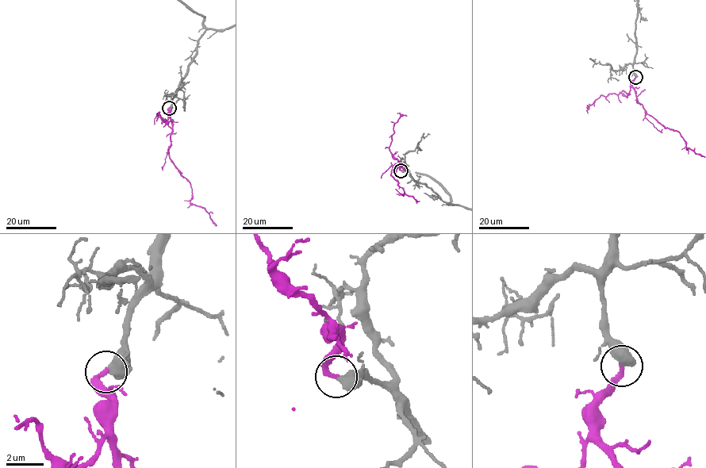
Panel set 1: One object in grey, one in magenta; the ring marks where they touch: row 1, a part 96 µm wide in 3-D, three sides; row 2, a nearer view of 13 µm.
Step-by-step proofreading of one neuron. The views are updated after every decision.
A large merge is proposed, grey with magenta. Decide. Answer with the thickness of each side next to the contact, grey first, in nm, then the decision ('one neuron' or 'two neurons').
500 nm thick on the grey side, 300 nm on the other; one neuron

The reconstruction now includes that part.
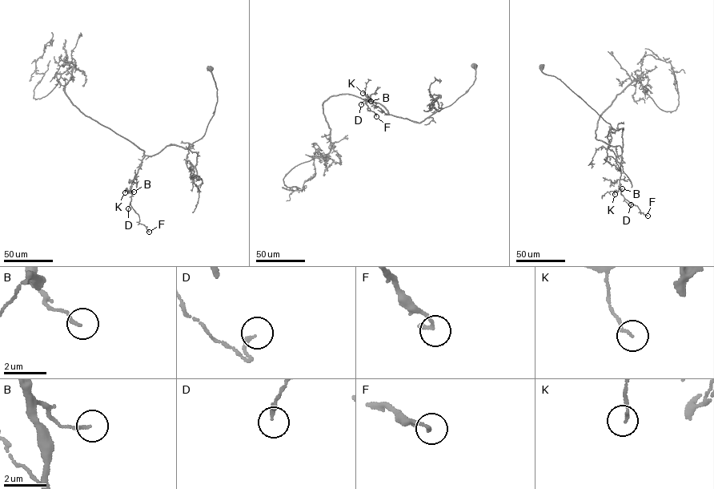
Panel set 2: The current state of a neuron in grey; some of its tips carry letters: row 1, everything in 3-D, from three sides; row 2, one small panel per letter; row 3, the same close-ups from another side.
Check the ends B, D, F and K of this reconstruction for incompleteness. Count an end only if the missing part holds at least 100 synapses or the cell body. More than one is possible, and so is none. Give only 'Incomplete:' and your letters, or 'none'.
Incomplete: none

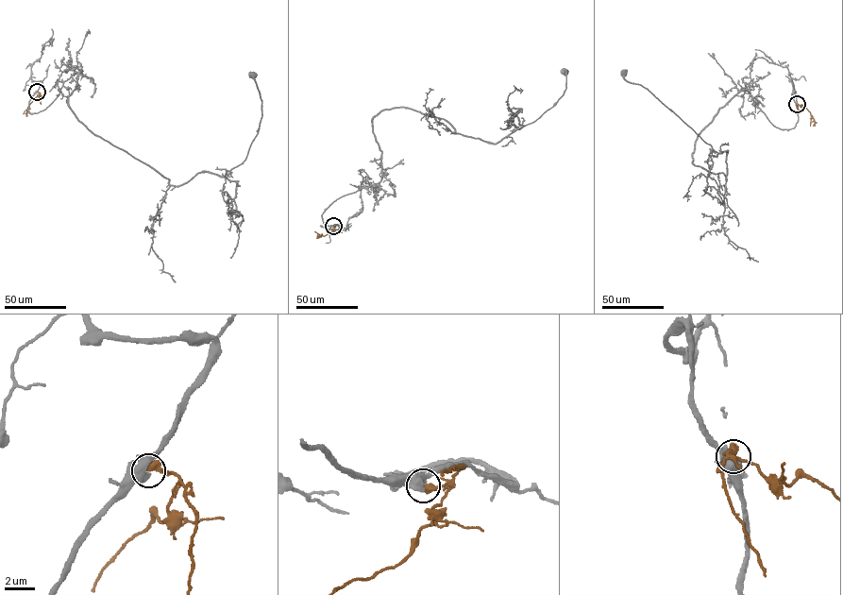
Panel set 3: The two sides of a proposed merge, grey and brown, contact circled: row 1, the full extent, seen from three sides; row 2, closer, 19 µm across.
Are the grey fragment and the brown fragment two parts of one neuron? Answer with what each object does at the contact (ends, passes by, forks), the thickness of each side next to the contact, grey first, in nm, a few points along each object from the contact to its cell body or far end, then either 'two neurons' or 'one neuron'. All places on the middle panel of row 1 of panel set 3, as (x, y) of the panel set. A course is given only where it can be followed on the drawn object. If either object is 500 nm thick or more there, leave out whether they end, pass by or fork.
calibres 550 and 480 nm; course grey (333, 227), (333, 202), (382, 178), (381, 110), (496, 144), (556, 104), (564, 72); course brown (333, 227), (330, 233), (321, 237), (318, 234); two neurons

